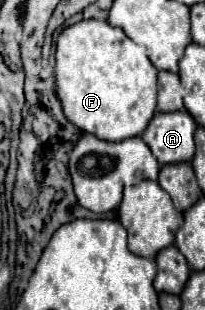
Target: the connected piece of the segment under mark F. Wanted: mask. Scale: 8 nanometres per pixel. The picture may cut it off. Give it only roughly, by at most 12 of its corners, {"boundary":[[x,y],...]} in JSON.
{"boundary":[[121,27],[61,31],[57,97],[105,141],[145,131],[157,69]]}

